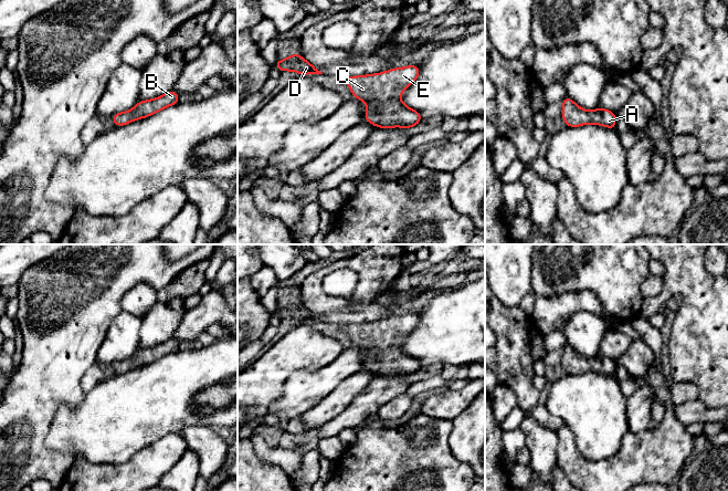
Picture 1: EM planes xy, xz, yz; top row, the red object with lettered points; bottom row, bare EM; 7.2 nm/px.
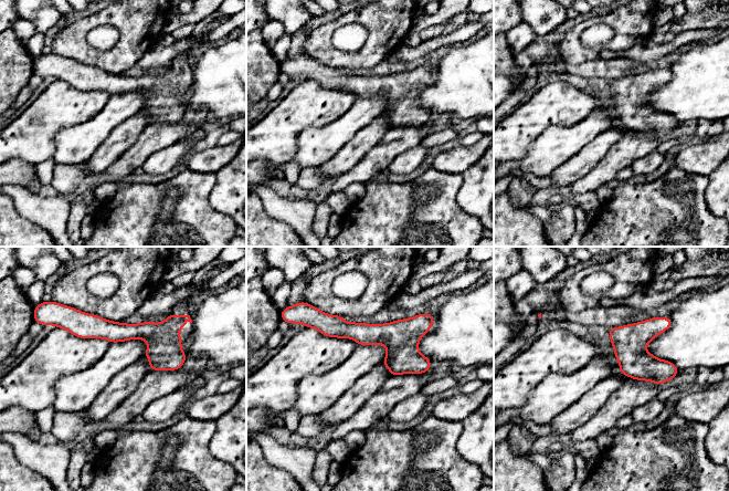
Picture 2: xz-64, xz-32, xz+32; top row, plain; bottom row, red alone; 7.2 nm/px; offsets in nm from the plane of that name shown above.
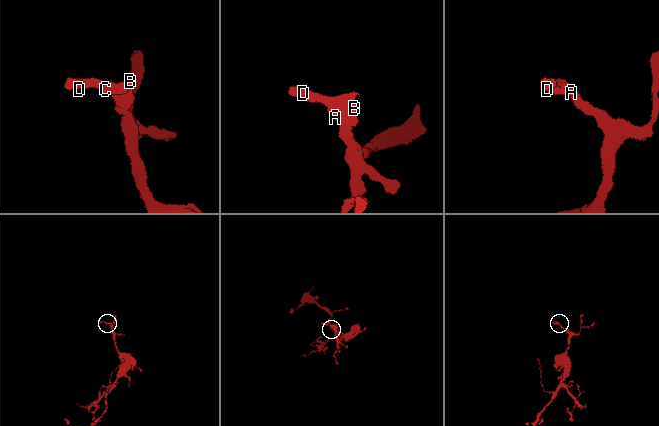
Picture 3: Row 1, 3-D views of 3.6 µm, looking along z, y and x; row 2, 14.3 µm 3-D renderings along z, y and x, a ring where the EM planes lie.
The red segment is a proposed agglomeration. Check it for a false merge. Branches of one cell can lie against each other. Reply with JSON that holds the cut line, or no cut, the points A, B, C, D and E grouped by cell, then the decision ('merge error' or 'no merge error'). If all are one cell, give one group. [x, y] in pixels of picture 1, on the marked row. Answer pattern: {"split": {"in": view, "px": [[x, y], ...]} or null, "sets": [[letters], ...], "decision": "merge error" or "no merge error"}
{"split": null, "sets": [["A", "B", "C", "D", "E"]], "decision": "no merge error"}

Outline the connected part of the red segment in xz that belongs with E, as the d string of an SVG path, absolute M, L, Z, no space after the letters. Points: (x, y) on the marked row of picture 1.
M408 65L405 67L395 67L378 74L366 74L362 76L347 76L346 83L351 91L354 97L367 104L365 119L373 126L382 128L403 127L410 128L422 122L420 113L403 104L399 97L401 93L418 80L420 69L416 65Z

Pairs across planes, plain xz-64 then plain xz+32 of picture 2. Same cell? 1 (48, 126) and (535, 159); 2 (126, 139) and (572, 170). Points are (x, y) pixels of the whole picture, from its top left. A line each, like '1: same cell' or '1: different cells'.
1: different cells
2: same cell

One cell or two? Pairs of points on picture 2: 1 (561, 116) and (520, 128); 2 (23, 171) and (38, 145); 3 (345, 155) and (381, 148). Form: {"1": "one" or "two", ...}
{"1": "one", "2": "two", "3": "two"}

